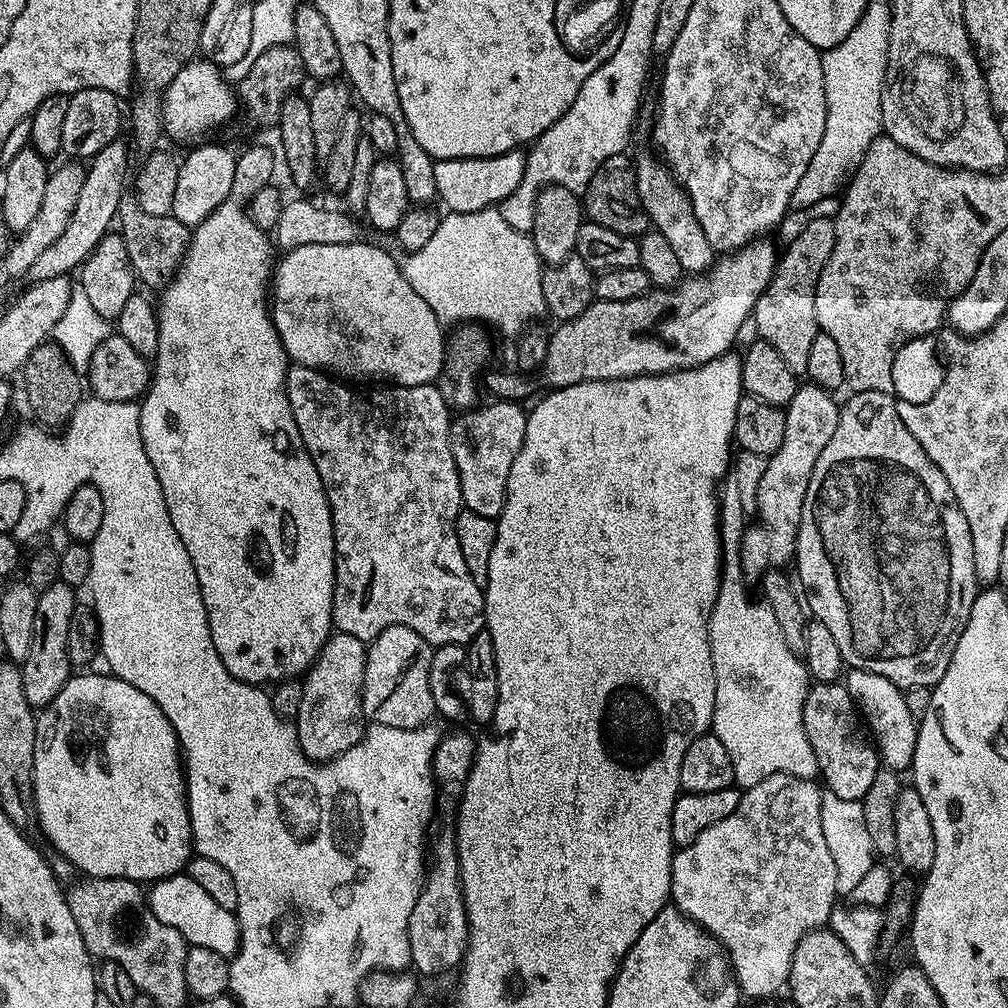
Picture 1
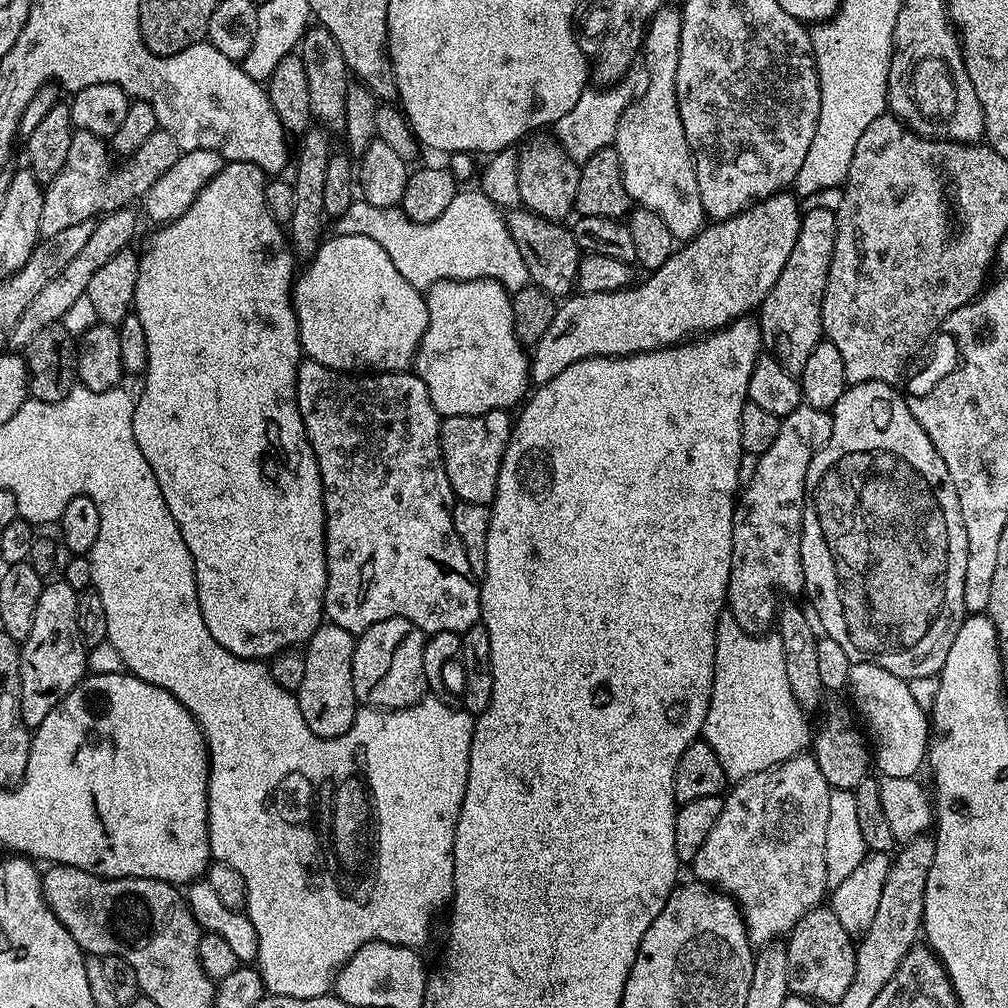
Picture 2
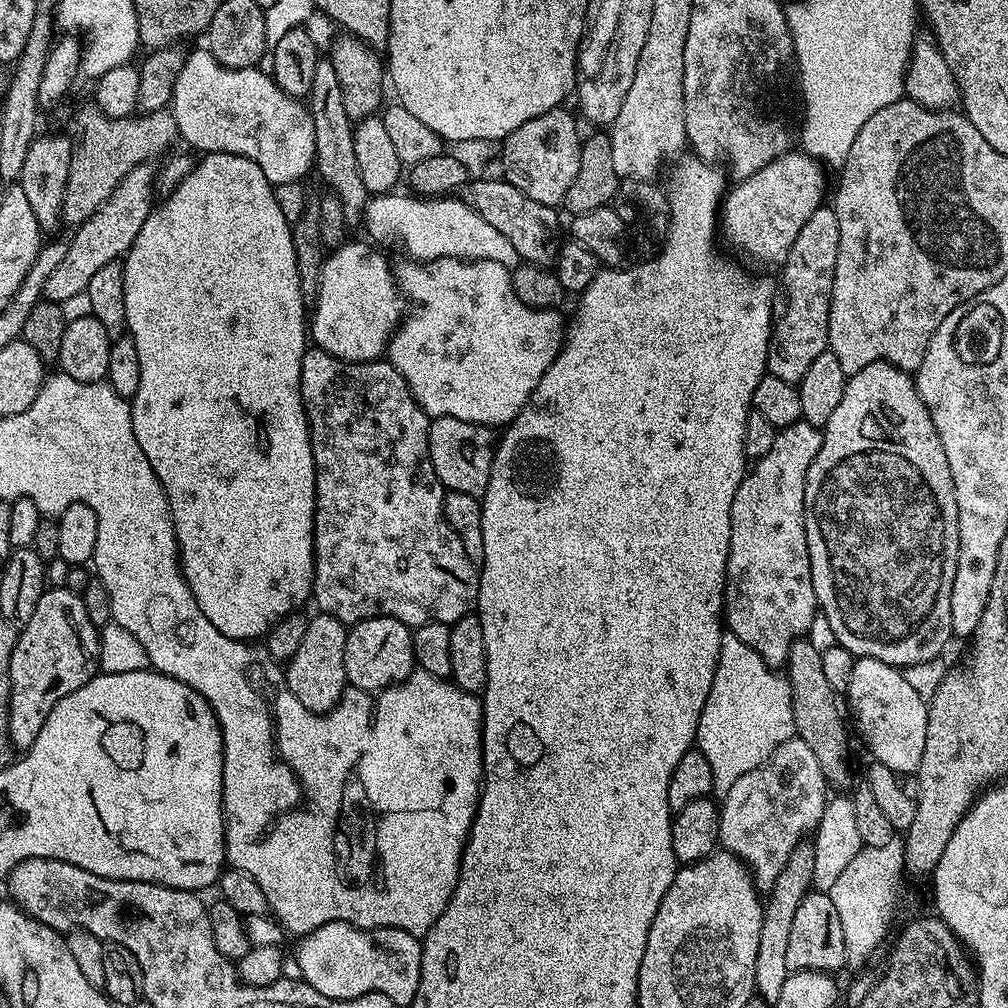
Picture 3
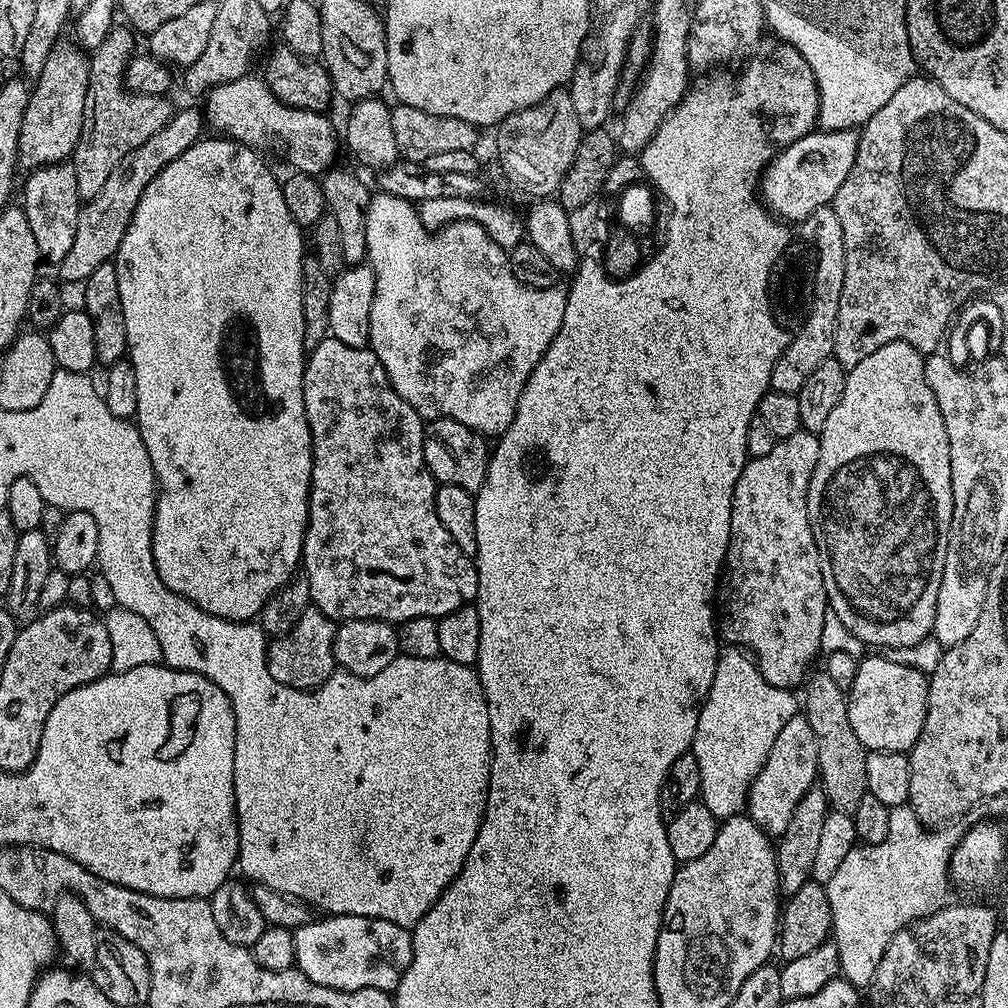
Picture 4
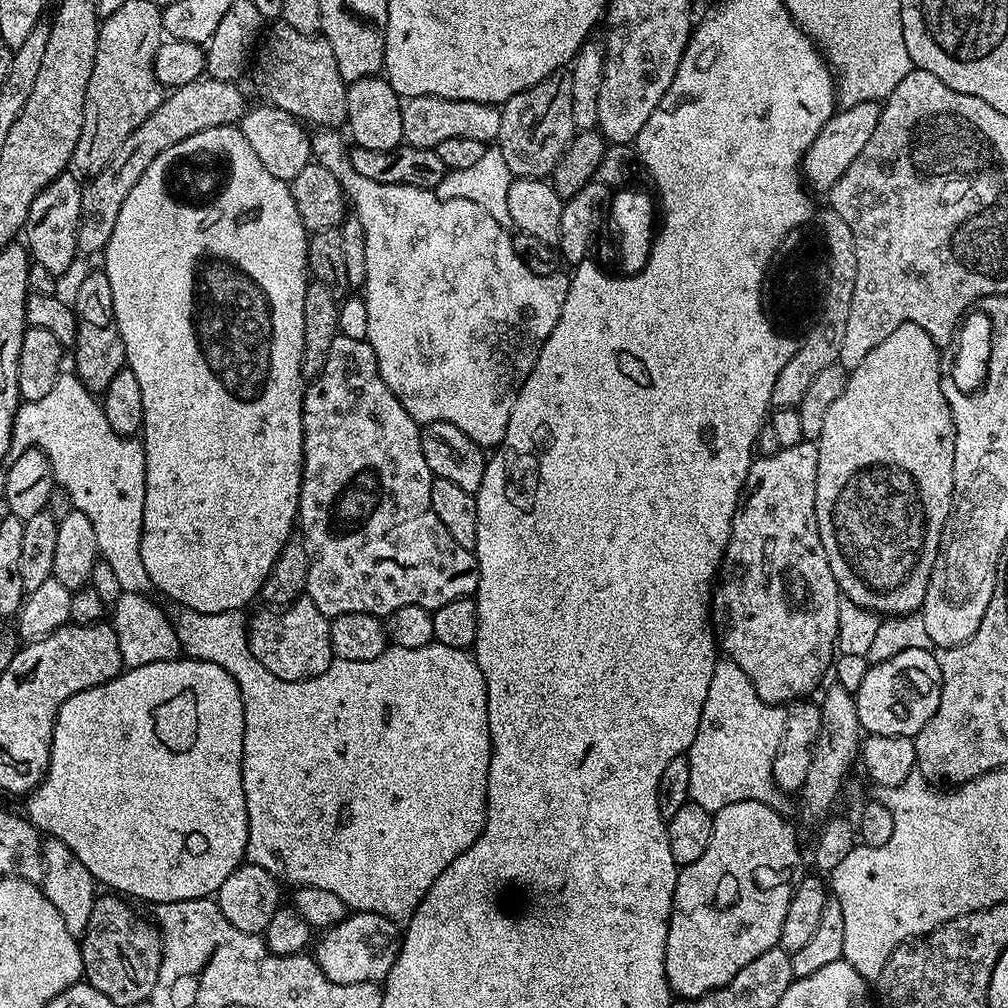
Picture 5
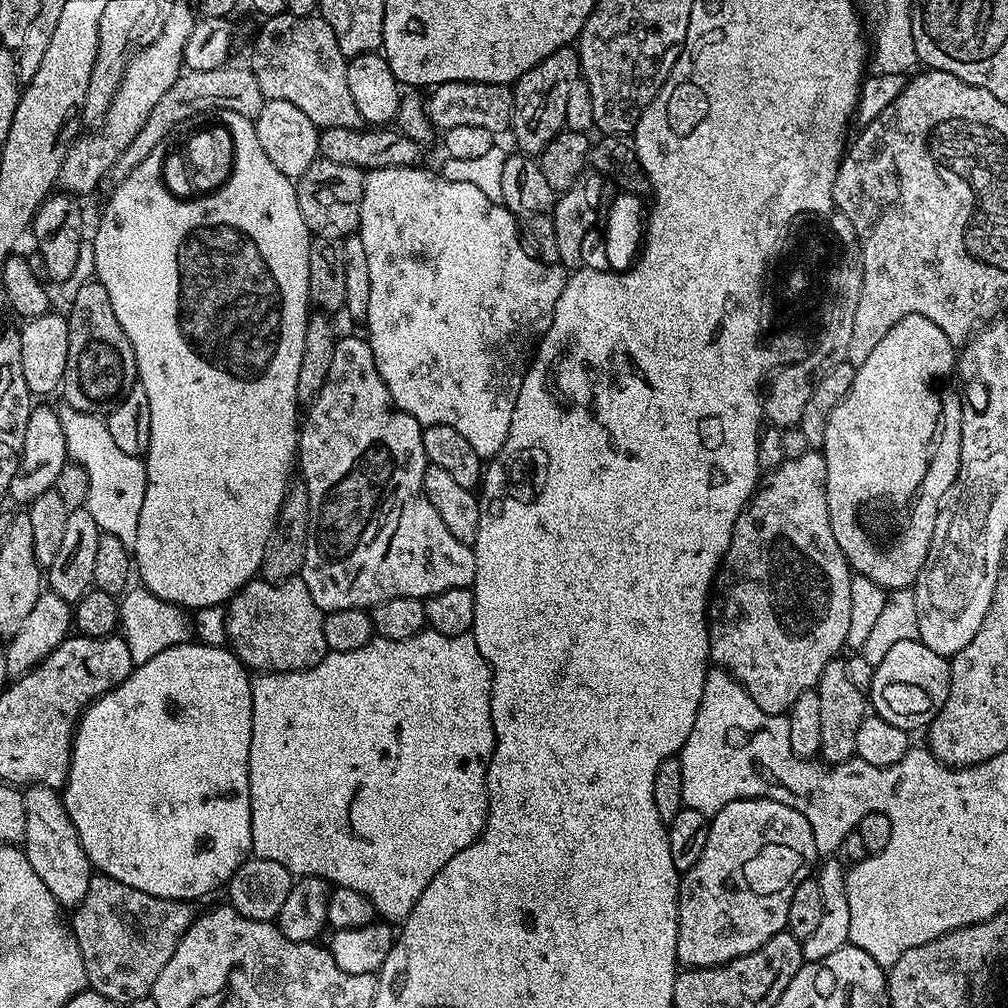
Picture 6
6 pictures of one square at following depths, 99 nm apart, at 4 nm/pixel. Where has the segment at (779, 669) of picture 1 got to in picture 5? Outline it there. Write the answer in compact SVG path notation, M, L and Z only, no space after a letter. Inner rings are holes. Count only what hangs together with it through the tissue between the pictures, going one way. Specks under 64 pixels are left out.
M727 658L717 659L714 666L714 678L710 678L710 691L706 694L706 706L702 706L702 718L698 722L698 734L687 750L690 766L691 803L702 806L702 810L715 813L730 802L757 800L763 804L780 806L786 799L785 793L777 788L772 779L772 763L780 750L780 739L784 733L784 712L779 704L767 704L758 698L750 678L734 661Z

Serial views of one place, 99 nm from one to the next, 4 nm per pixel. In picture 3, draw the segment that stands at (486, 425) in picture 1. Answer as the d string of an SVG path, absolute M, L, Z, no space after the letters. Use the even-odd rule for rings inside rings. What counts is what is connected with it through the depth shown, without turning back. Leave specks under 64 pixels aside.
M435 417L428 425L428 453L434 474L449 492L483 497L490 482L498 436L485 424L462 422L462 418Z

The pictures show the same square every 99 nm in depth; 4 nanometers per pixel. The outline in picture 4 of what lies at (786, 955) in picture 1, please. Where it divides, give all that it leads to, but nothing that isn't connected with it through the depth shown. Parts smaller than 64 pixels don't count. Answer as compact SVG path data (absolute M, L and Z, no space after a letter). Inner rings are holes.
M803 714L789 715L782 730L778 730L774 746L770 746L770 754L766 762L760 765L760 773L754 778L748 792L747 816L769 837L779 838L790 823L798 802L802 802L806 790L817 783L817 766L818 742L814 738L814 730L810 730L810 722Z

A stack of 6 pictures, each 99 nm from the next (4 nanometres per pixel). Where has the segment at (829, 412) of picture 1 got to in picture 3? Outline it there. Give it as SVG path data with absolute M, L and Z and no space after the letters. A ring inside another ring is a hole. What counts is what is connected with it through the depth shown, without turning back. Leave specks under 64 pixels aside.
M800 419L779 429L770 454L755 461L745 471L744 480L734 494L734 506L730 506L730 550L724 575L724 611L727 631L733 632L746 646L756 651L767 664L787 665L790 646L796 640L807 637L814 616L818 612L814 582L810 574L810 554L804 529L804 491L806 474L822 450L824 433Z

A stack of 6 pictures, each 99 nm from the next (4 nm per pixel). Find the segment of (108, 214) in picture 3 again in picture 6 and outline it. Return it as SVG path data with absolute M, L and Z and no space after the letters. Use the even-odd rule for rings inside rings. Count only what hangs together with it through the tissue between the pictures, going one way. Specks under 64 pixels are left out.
M225 66L214 70L198 70L197 72L185 71L162 94L162 99L158 101L158 106L150 110L150 118L146 118L146 126L134 134L134 142L122 150L118 158L114 172L117 177L123 178L130 175L138 165L168 137L169 132L178 125L191 121L201 114L207 114L213 110L234 110L234 114L242 114L249 118L255 118L262 110L265 99L262 94L262 86L258 86L258 78L254 78L252 70L248 66L243 68L232 68Z

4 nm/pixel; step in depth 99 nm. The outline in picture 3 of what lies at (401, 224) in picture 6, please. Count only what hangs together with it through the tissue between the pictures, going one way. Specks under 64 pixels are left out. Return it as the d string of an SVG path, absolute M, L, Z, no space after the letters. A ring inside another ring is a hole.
M201 46L197 52L189 51L184 58L184 65L182 70L176 76L176 81L172 86L172 99L170 101L170 111L174 122L176 123L176 130L181 141L185 140L192 148L197 148L197 153L207 154L210 152L225 152L226 154L238 154L242 158L250 158L250 162L258 162L258 167L261 168L262 174L266 174L268 181L273 186L281 184L282 182L294 182L295 180L303 181L304 175L309 171L313 171L316 162L316 151L314 150L314 122L312 116L308 112L307 107L297 97L288 96L281 90L275 79L267 71L259 72L259 67L232 69L221 67L214 54L208 50L207 47ZM447 256L407 263L397 263L394 275L399 291L416 303L417 312L409 311L401 319L400 327L388 343L386 356L398 374L402 374L406 386L410 386L416 405L430 418L462 418L462 422L485 424L493 430L511 424L522 406L526 406L550 362L554 362L560 353L566 335L566 320L555 308L525 306L518 294L514 294L512 273L502 266L502 262L459 260L456 256Z

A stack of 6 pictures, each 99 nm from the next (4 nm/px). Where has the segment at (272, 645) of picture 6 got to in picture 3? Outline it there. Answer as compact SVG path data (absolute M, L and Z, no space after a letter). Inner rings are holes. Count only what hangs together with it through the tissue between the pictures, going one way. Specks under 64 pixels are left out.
M323 614L313 615L308 622L306 630L306 638L302 638L302 646L298 646L298 654L294 654L294 658L287 661L286 668L288 673L285 674L284 680L287 691L294 694L294 698L298 698L298 702L302 702L302 706L306 706L306 710L327 714L328 711L343 696L348 679L346 678L346 638L348 637L348 628L346 625L333 616Z

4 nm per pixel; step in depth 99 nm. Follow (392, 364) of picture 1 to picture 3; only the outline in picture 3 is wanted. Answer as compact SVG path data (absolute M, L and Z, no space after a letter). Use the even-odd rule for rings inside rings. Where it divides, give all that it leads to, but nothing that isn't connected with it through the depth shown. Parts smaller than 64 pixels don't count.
M345 242L325 259L310 312L311 343L334 358L355 364L379 360L387 353L388 343L406 312L393 265L388 265L378 249L371 248L376 246L368 244Z

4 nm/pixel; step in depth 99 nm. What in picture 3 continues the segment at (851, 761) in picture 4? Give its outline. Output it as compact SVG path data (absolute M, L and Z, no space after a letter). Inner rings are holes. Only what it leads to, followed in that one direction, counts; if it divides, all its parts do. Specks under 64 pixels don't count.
M807 638L796 640L790 646L786 675L792 695L792 727L795 735L806 742L810 750L814 750L814 758L818 758L818 766L822 766L822 774L829 789L851 789L854 779L852 780L852 768L848 765L848 728L844 725L844 716L836 701L839 700L838 693L824 677L822 652L816 650Z

